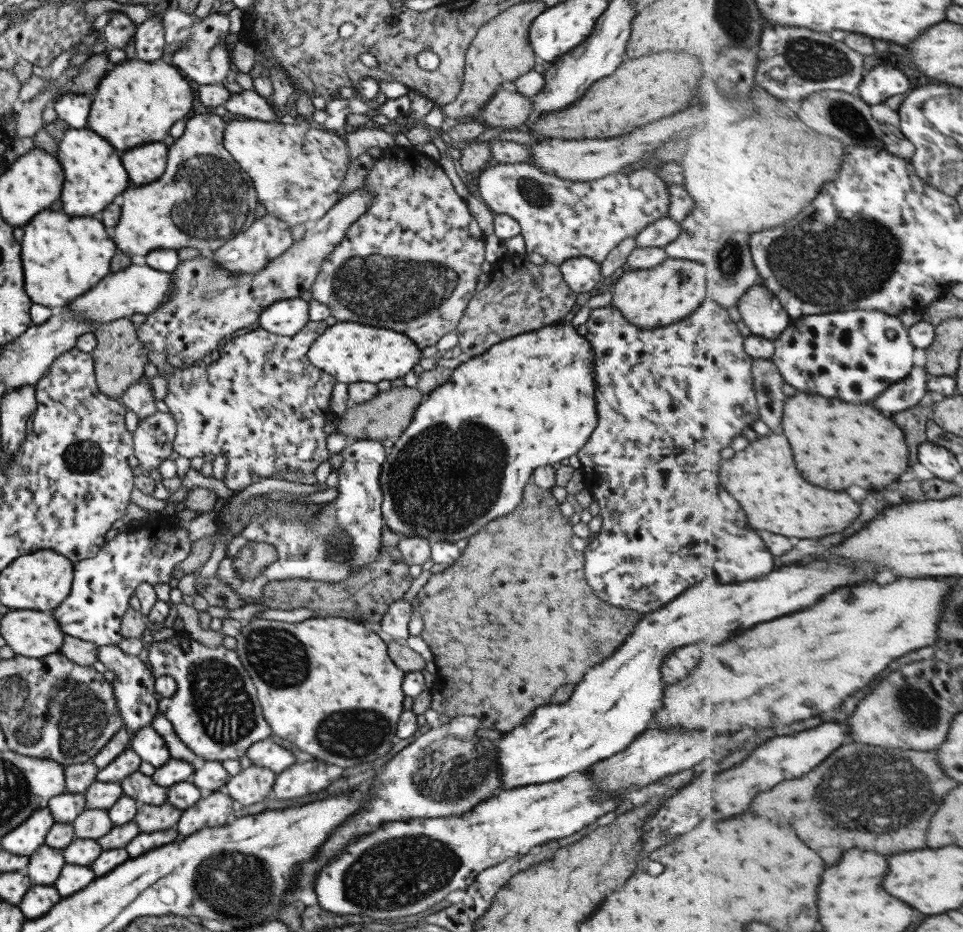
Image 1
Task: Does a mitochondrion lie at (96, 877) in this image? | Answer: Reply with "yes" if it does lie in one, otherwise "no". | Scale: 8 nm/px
no

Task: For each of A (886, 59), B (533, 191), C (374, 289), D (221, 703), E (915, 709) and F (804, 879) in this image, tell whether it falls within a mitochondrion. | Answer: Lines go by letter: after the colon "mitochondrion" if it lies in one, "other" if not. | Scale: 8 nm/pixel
A: other
B: mitochondrion
C: mitochondrion
D: mitochondrion
E: mitochondrion
F: other

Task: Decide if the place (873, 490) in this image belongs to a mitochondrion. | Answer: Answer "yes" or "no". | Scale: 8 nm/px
no

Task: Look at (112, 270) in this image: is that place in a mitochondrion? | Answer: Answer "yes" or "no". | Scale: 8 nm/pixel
no

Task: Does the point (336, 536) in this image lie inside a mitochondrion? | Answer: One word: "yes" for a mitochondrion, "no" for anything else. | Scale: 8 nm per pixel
yes

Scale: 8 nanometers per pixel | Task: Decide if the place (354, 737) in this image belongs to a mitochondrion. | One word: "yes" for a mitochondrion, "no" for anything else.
yes

